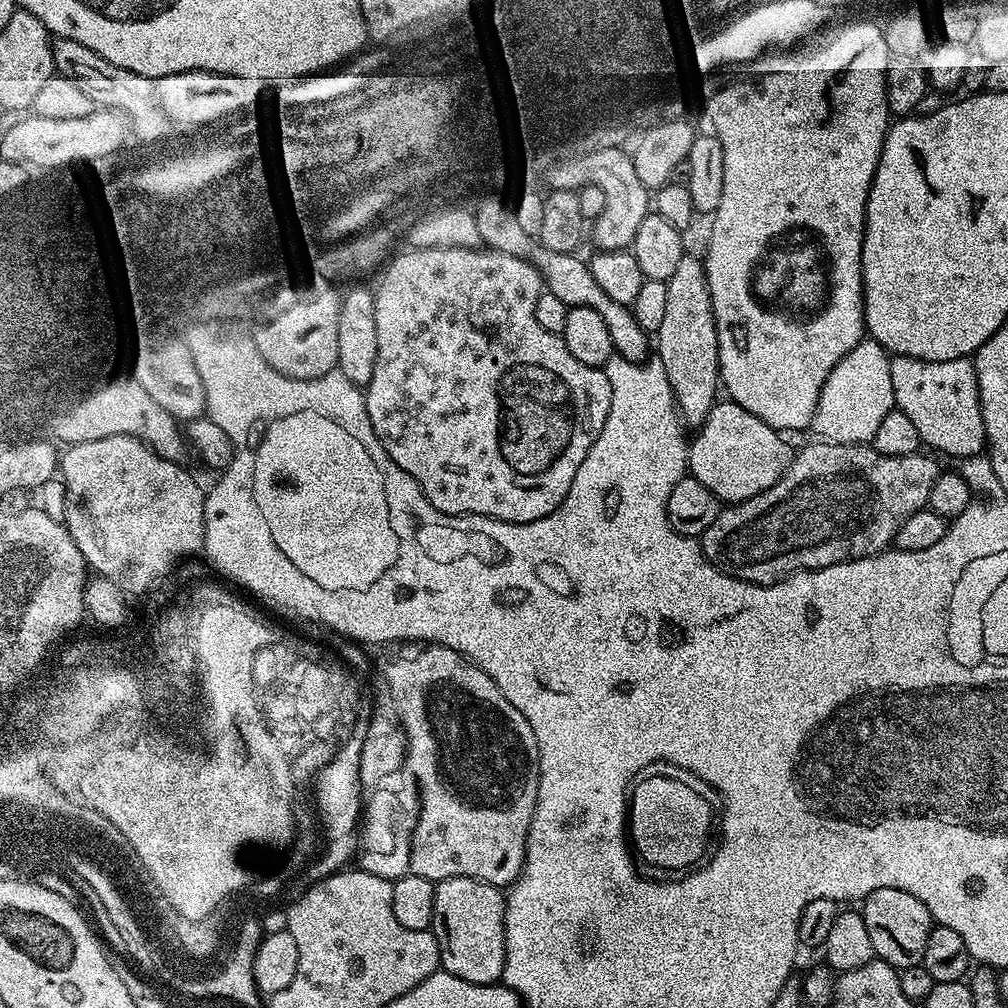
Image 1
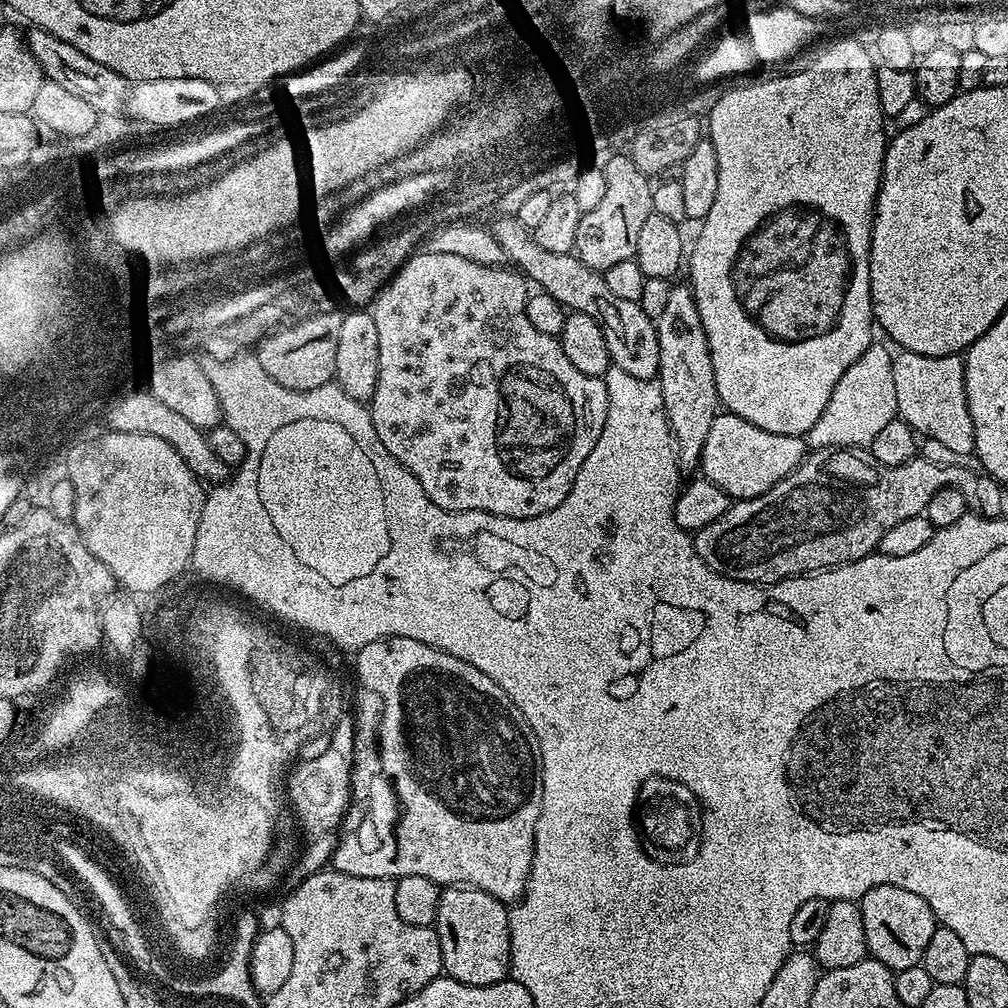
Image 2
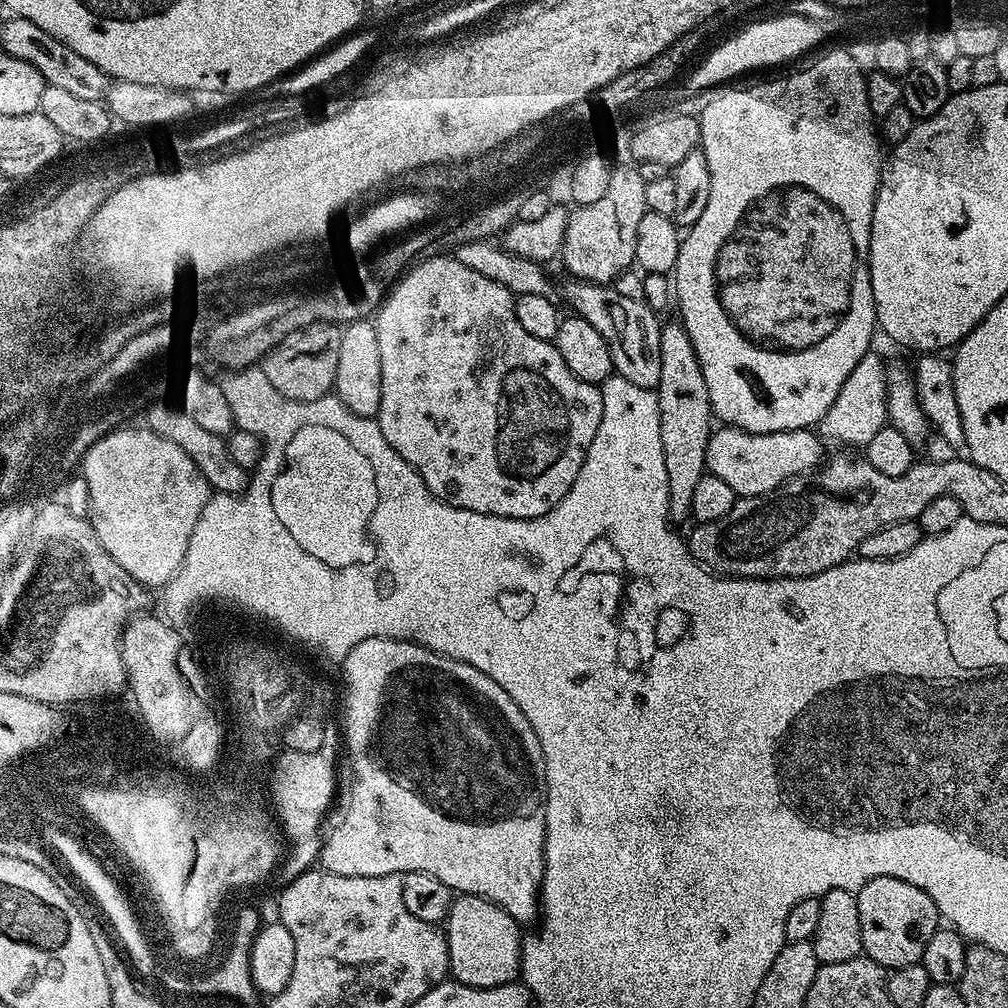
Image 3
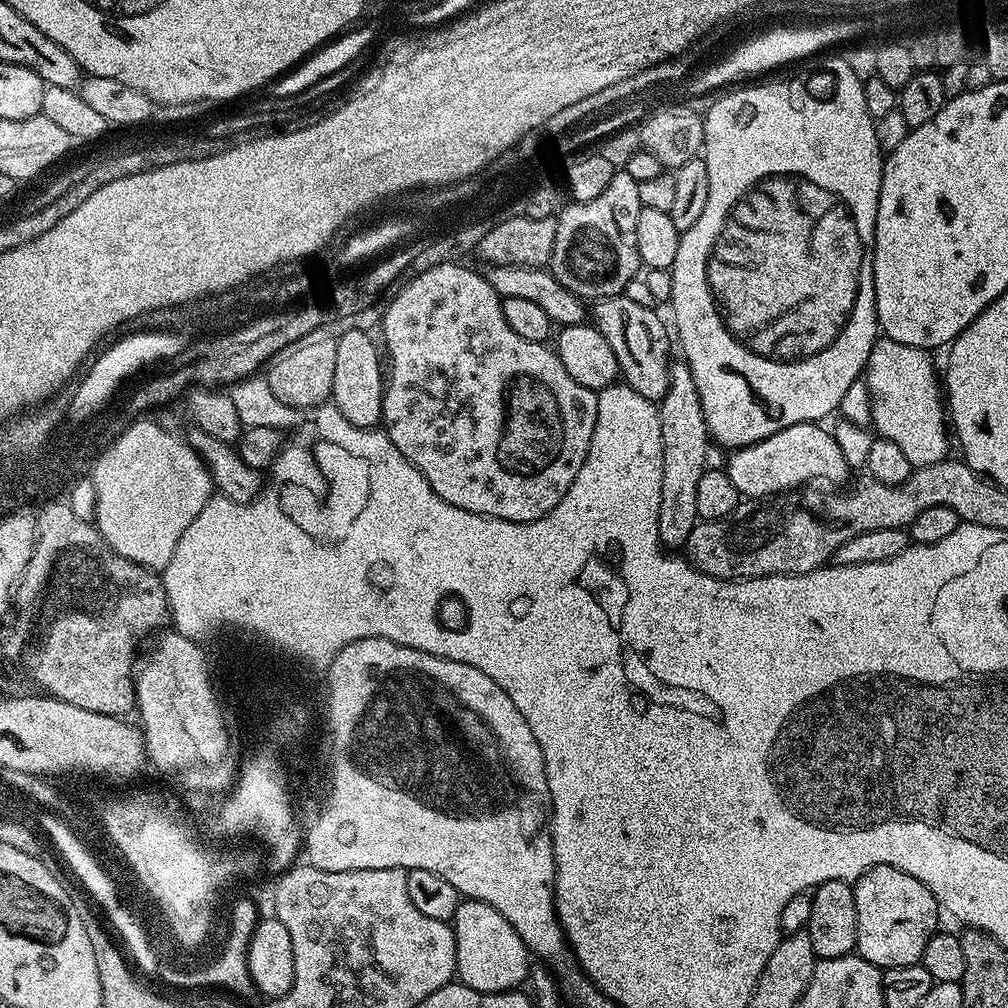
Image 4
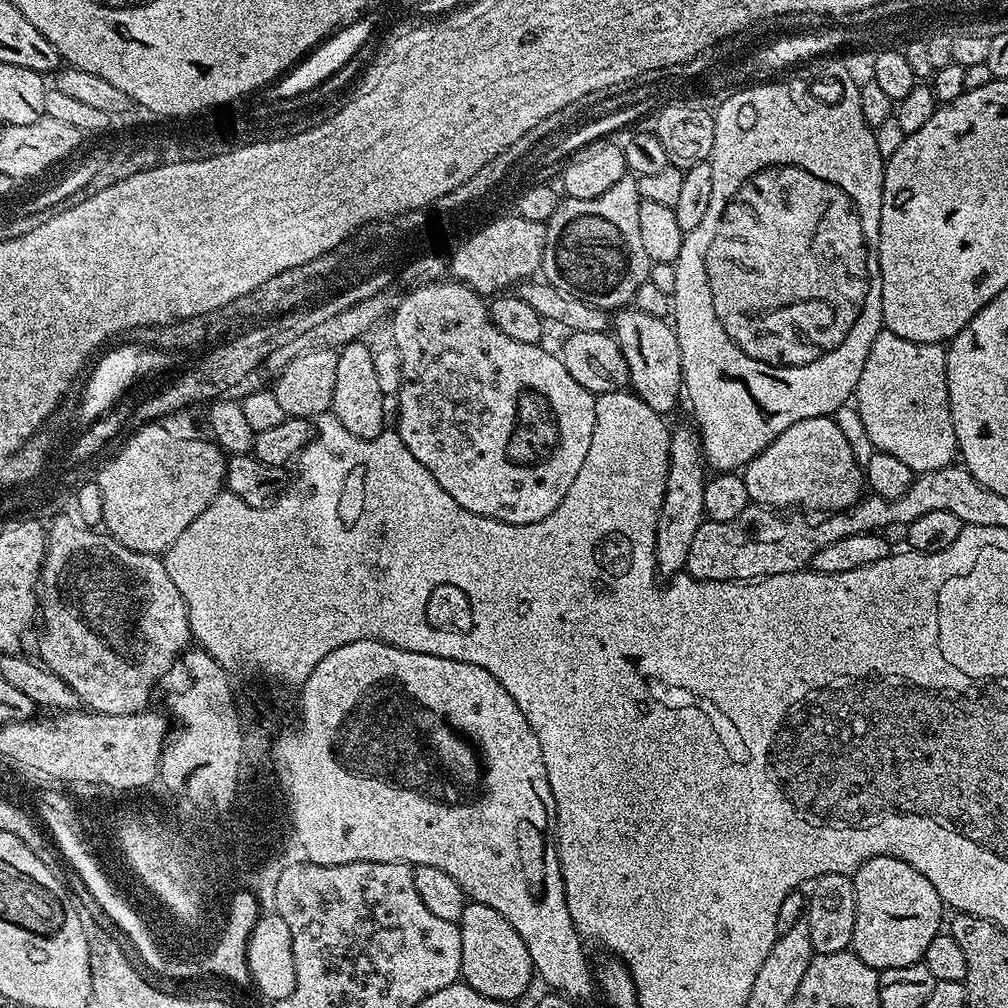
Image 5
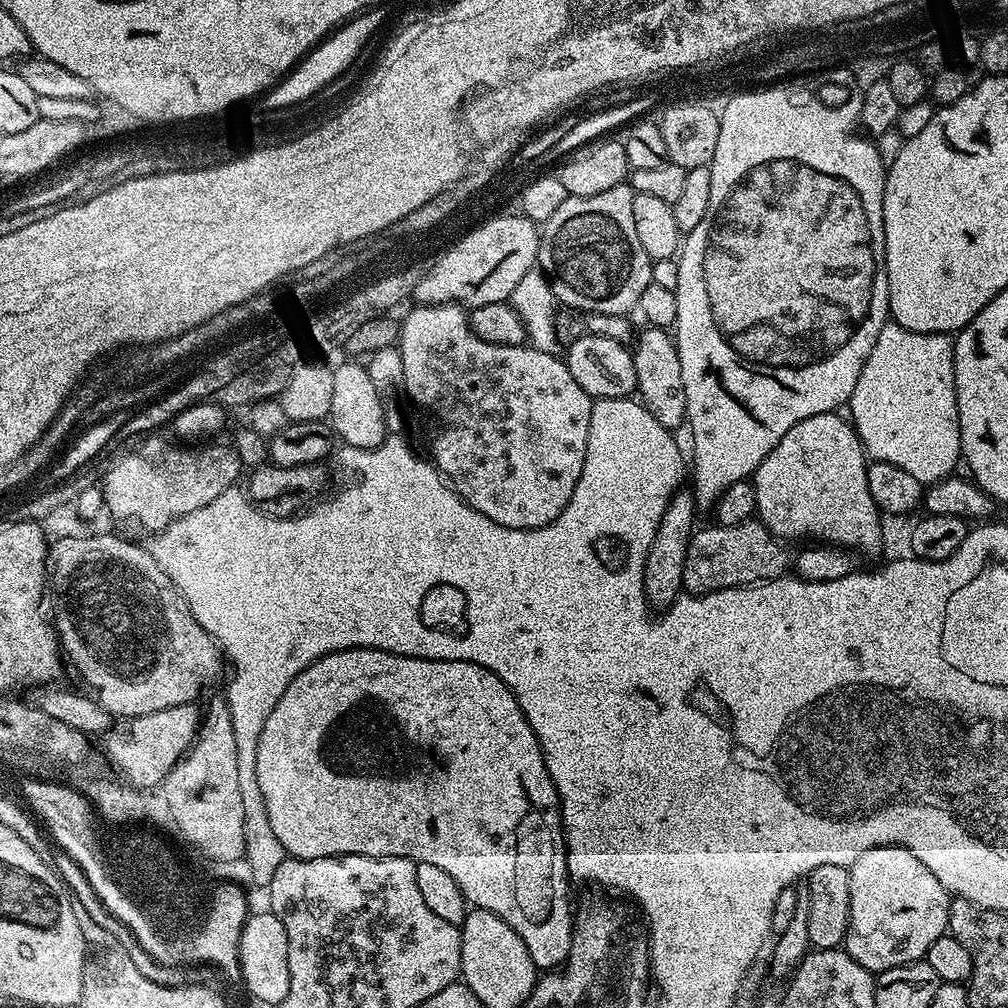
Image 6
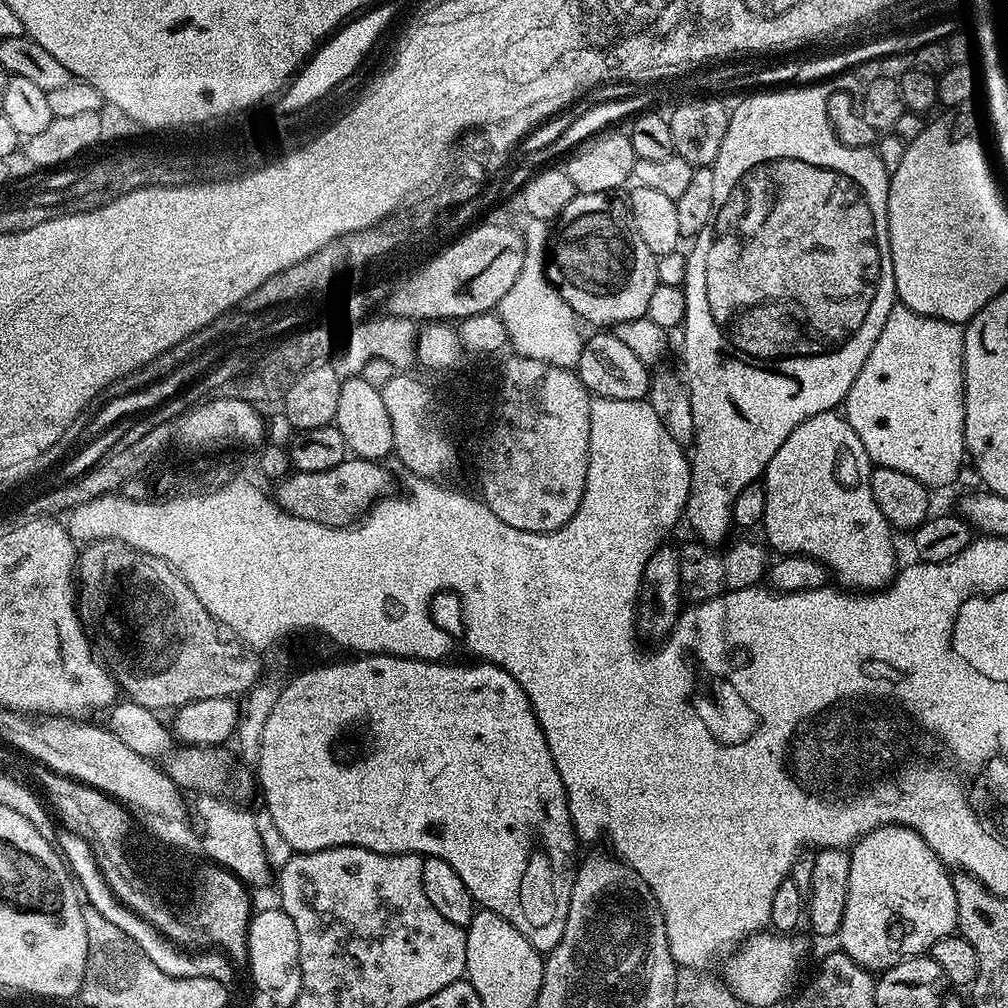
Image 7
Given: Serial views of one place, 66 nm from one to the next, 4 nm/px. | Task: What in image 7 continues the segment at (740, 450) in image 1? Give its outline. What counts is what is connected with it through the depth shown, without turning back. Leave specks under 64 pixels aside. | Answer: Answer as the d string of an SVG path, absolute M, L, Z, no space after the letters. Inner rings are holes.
M839 411L806 418L806 422L798 425L790 438L778 446L762 477L766 500L762 529L767 547L777 548L780 554L803 554L817 560L828 569L841 589L874 592L887 588L898 571L896 552L892 549L894 529L882 510L878 510L878 502L874 502L874 494L870 490L872 469L862 438L854 434Z

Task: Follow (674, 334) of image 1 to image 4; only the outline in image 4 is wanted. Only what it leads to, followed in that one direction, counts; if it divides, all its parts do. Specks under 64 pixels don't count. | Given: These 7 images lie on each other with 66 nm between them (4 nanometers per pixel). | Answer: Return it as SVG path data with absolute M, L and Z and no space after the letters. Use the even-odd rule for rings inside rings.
M683 362L668 366L668 389L658 402L662 426L662 494L658 506L658 534L661 544L672 550L687 545L690 530L700 520L698 514L698 481L709 467L708 444L710 437L706 418L702 414L702 402L698 398L698 386L694 386L694 374Z

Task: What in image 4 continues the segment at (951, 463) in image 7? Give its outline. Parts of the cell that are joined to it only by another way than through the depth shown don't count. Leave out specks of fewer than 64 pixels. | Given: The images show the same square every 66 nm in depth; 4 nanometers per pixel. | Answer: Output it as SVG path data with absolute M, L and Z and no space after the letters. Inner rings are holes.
M887 338L877 339L868 359L866 383L870 402L872 403L873 429L877 428L883 439L895 442L902 449L902 454L910 458L913 469L925 468L934 462L945 459L948 452L948 436L950 440L950 424L946 419L946 404L942 399L942 384L938 379L938 368L932 365L932 360L923 348L906 346L902 342L894 342Z

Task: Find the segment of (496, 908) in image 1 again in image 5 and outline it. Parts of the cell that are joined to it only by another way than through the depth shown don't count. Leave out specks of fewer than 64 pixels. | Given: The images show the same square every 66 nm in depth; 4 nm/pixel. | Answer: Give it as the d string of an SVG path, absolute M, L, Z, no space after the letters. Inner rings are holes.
M475 902L465 903L459 925L463 983L478 990L478 994L486 994L486 998L515 1002L534 981L530 950L526 950L526 942L522 942L518 930L514 930L514 926L510 926L510 922L506 922L498 910L490 910L490 906Z

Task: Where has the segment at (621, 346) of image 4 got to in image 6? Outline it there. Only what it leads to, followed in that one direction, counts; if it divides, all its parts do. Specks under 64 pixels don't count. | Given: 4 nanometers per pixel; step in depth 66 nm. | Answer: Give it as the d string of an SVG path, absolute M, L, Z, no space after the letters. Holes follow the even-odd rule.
M651 326L643 329L645 332L635 337L634 347L631 349L634 358L634 374L636 375L636 392L638 399L662 426L669 430L676 430L679 424L685 423L686 386L682 382L682 362L678 362L678 350L675 339L665 329Z

